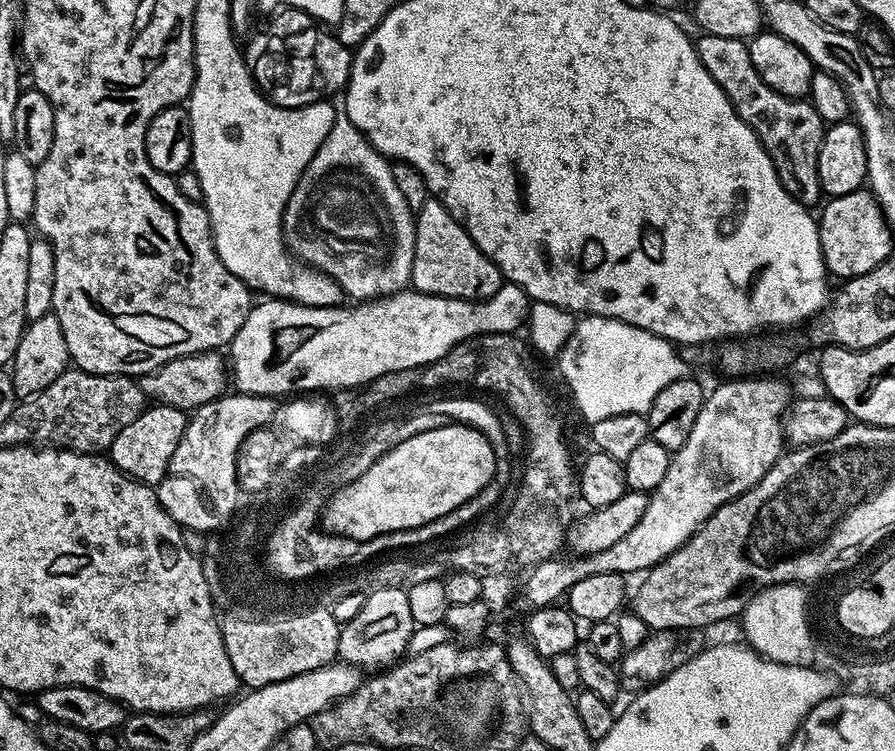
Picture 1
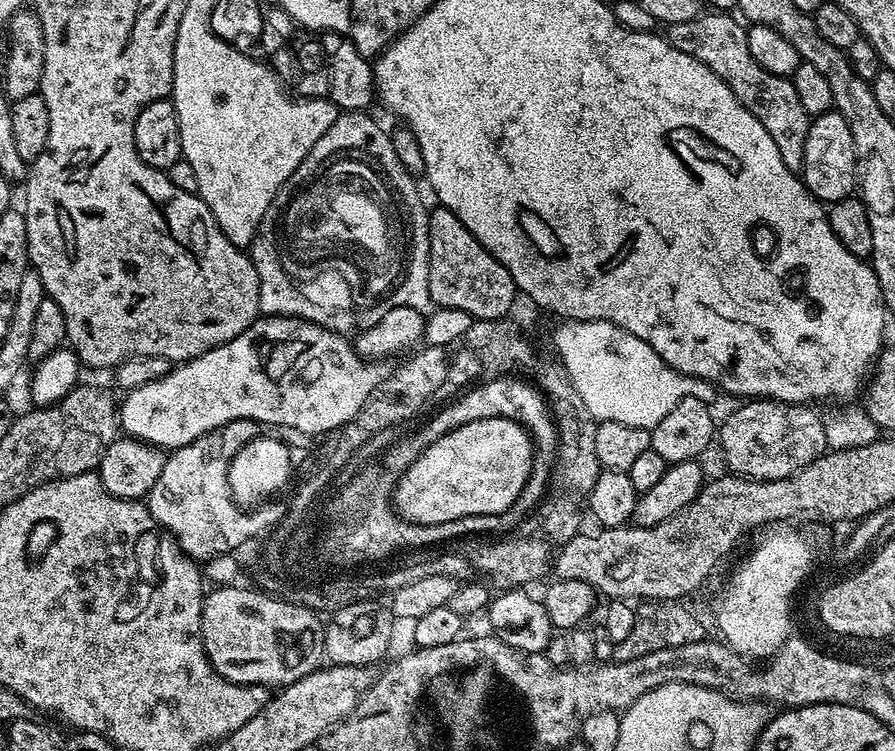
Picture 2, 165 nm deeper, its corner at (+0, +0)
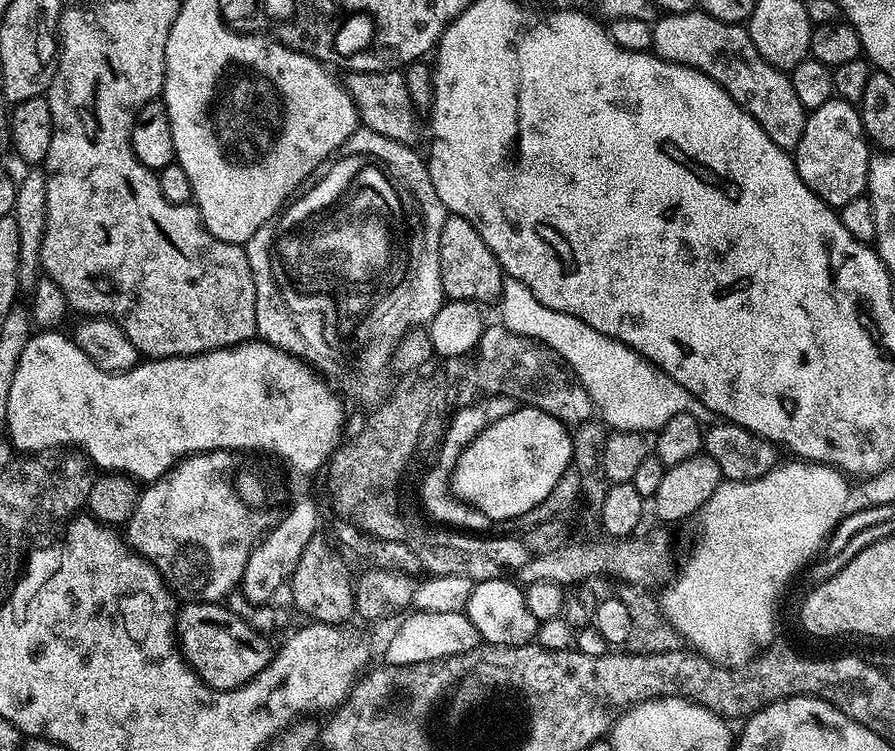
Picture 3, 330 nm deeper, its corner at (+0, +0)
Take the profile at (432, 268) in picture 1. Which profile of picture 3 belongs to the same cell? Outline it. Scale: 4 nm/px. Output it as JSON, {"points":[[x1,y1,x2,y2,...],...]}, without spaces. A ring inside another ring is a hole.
{"points":[[445,215,442,226,442,238,438,242,440,255,440,277,444,294,448,300,470,300,474,304,487,306,488,303,499,301,500,291,504,289,506,273,494,258,490,246,482,242,482,234,466,222,466,218]]}

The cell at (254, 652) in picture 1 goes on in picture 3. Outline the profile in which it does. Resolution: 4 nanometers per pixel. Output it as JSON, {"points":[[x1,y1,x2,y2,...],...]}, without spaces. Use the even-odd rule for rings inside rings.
{"points":[[188,602,179,609,176,618,176,634,184,659,204,683,219,692,250,682,274,655,274,644,263,631,248,624,239,611,231,612,224,606,220,602]]}

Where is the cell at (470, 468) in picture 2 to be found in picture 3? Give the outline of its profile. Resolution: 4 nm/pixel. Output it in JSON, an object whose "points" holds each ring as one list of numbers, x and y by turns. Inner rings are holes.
{"points":[[518,406,514,411,504,418,498,418,493,425,488,425,481,433,469,445,462,449,460,457,456,459,456,468,453,470,450,477,450,492,457,501,463,502,467,505,471,505,476,508,482,514,488,516,489,521,496,522,496,520,508,520,508,522,515,521,516,517,526,514,528,510,533,510,534,506,538,506,547,495,550,494,550,490,553,490,554,486,558,484,558,480,562,478,563,472,568,469,572,464,572,454,574,451,574,436,570,431,569,426,563,424,558,418,552,417,548,413,544,413,542,410,529,406]]}

